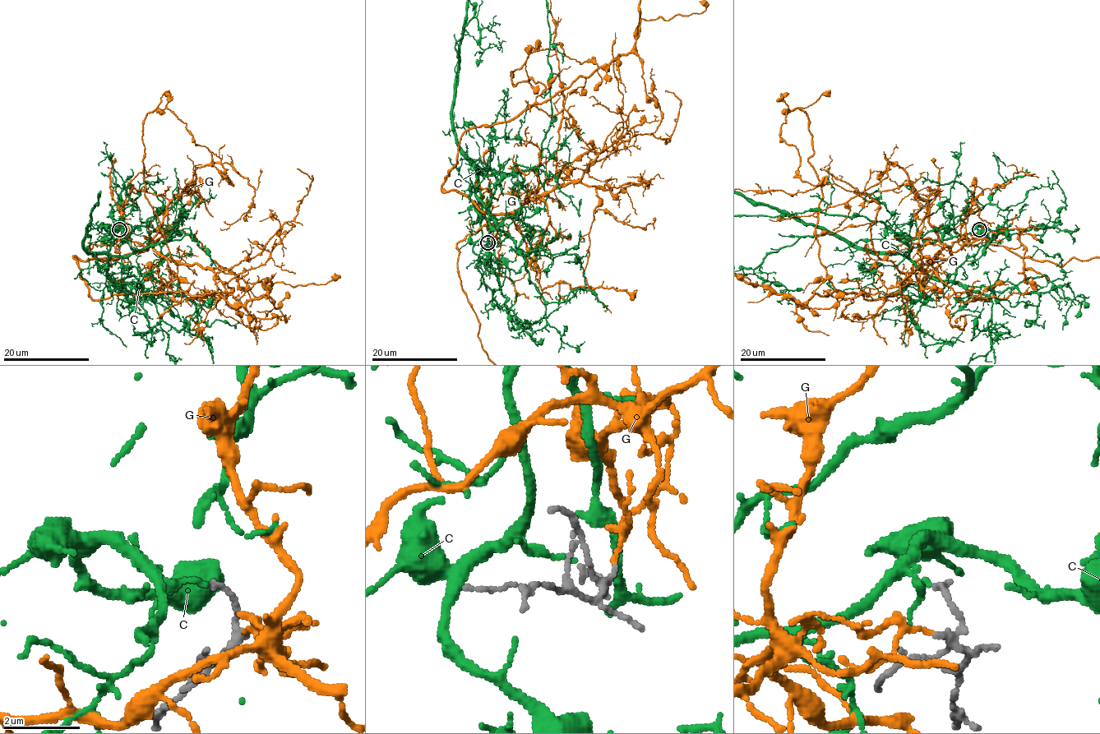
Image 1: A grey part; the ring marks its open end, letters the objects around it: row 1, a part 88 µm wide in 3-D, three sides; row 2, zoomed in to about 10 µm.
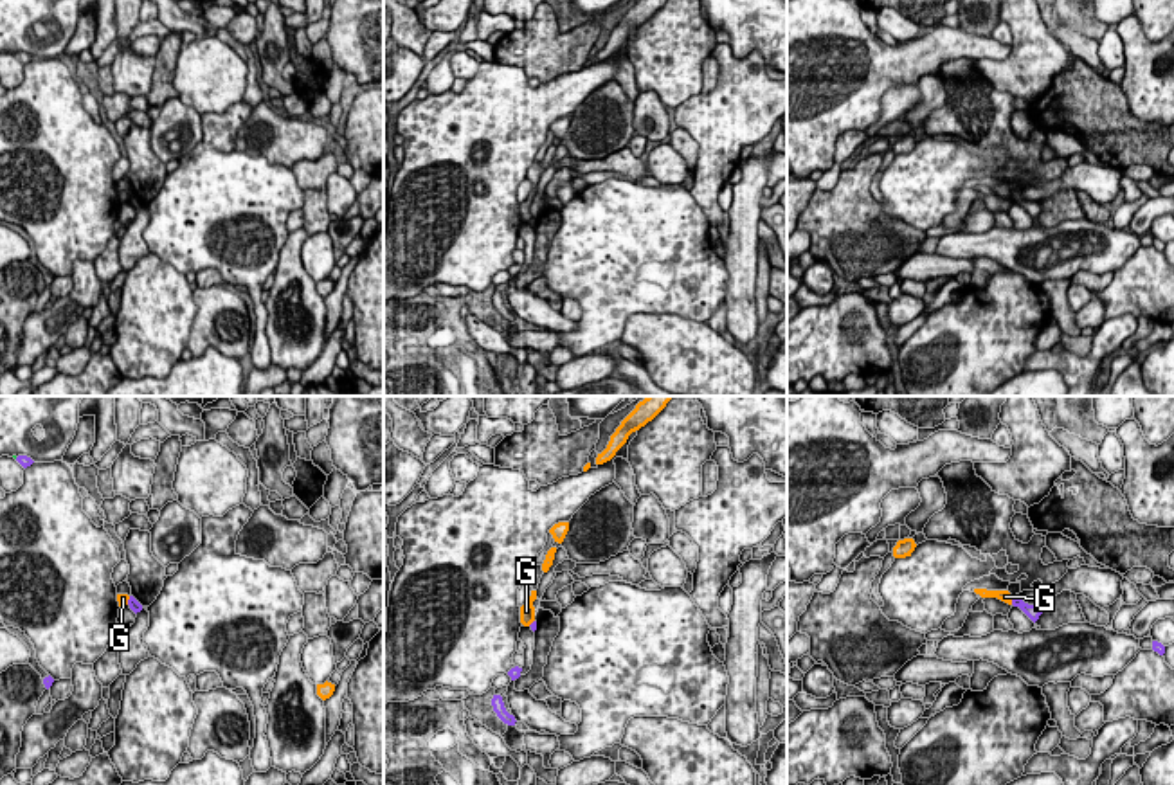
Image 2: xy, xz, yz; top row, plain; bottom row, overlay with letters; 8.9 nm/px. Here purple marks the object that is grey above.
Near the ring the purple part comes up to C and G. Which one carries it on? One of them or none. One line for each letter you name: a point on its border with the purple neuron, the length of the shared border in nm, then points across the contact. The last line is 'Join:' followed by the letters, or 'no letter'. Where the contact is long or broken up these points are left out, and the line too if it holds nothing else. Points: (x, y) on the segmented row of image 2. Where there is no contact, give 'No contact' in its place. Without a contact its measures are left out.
C: No contact
Join: C

